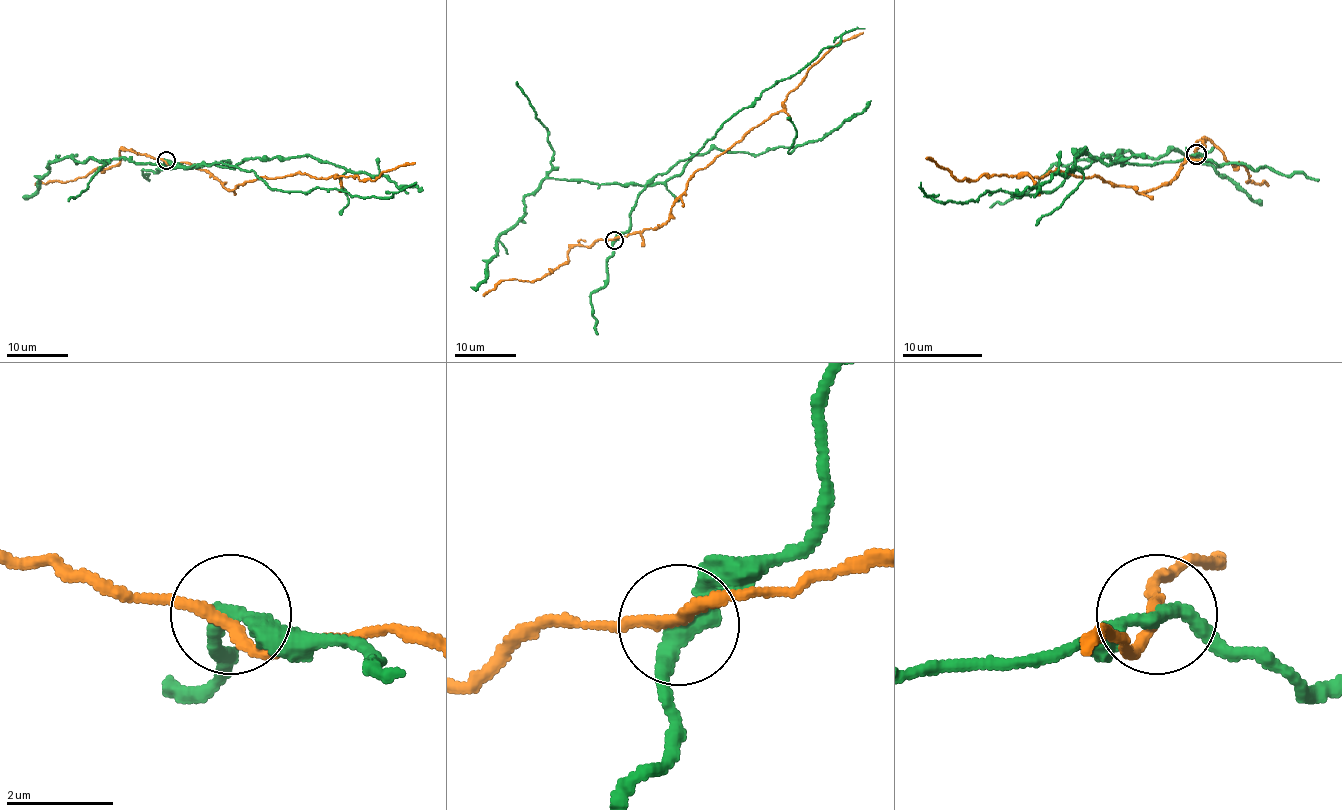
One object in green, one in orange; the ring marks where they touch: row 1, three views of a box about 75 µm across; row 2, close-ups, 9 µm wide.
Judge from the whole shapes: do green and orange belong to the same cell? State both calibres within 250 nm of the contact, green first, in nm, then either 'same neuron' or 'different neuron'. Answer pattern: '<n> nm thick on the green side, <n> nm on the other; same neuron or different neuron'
280 nm thick on the green side, 200 nm on the other; different neuron

